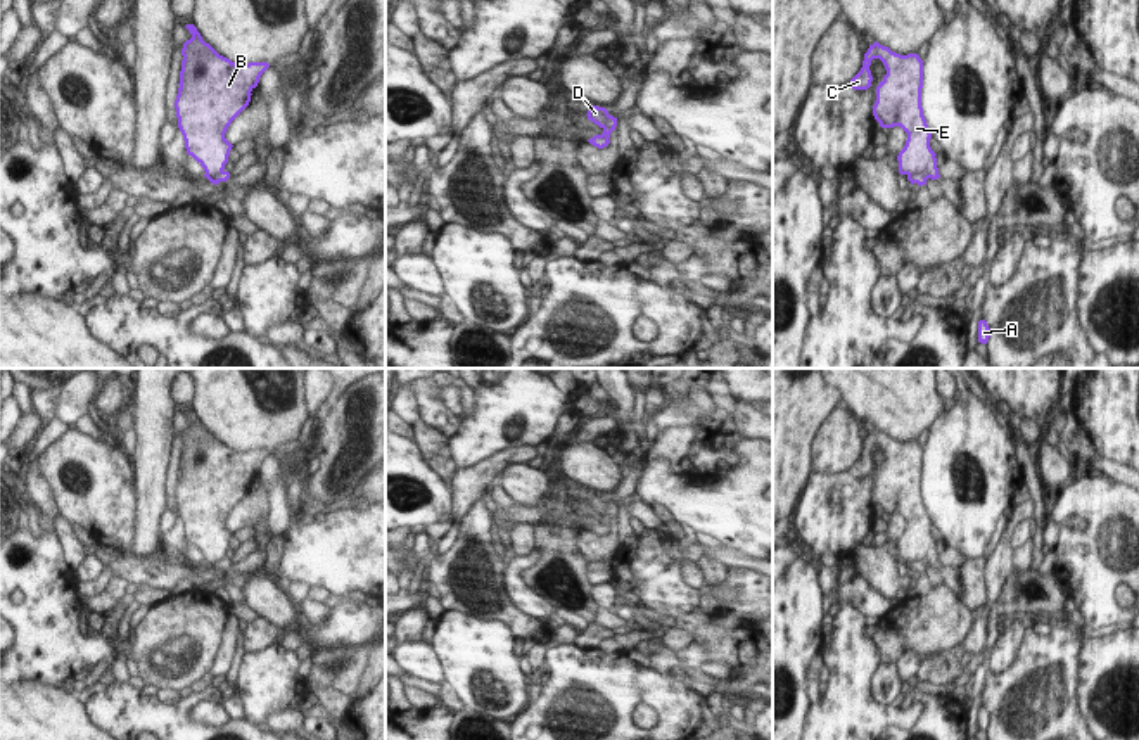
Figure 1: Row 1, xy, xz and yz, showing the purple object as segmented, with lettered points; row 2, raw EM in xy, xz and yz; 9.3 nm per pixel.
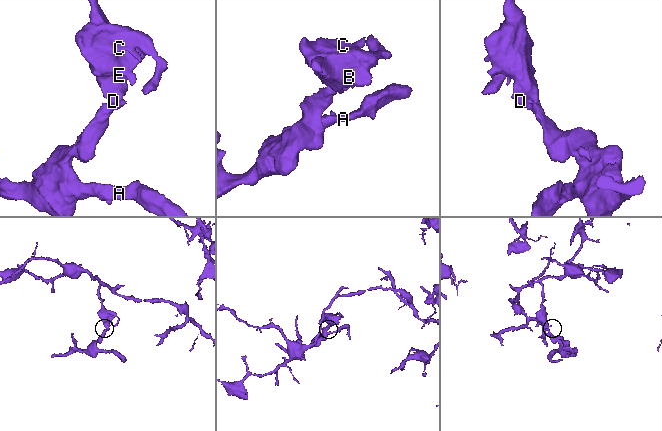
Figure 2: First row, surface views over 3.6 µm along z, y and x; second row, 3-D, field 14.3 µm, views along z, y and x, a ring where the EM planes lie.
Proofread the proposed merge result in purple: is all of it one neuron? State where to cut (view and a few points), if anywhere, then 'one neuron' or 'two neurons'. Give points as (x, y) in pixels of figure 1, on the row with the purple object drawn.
cut in yz along (908, 175), (927, 173), (930, 177); two neurons

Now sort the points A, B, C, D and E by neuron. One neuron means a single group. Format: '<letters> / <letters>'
A / B C D E

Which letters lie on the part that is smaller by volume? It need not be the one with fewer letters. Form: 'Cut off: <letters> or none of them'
Cut off: A

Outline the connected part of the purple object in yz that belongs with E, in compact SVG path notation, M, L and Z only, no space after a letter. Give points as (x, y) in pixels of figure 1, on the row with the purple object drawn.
M875 41L864 54L861 71L850 80L854 90L868 90L873 76L871 61L880 59L887 74L876 86L873 116L881 128L900 126L907 133L904 149L899 152L899 173L928 173L932 180L940 178L937 154L930 147L930 128L923 116L923 61L918 54L900 55Z

